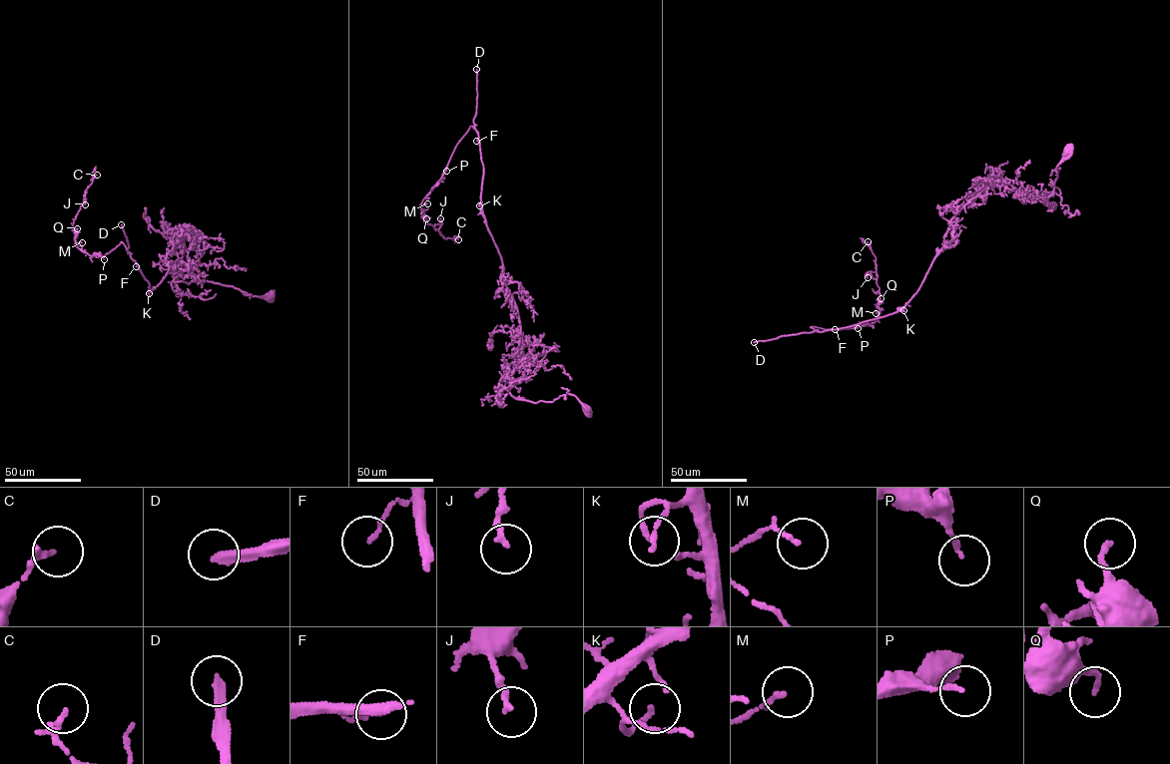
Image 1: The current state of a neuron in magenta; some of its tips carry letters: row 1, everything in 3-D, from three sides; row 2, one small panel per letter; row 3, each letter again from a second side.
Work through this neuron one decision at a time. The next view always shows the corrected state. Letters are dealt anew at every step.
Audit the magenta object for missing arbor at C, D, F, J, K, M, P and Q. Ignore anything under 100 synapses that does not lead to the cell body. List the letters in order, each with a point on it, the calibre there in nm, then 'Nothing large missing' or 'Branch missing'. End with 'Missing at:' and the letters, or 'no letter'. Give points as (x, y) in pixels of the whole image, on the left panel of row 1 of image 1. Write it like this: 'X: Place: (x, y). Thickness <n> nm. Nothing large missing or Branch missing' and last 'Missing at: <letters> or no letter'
C: Place: (97, 175). Thickness 170 nm. Nothing large missing
D: Place: (121, 224). Thickness 300 nm. Branch missing
F: Place: (136, 266). Thickness 120 nm. Nothing large missing
J: Place: (85, 204). Thickness 160 nm. Nothing large missing
K: Place: (149, 293). Thickness 120 nm. Nothing large missing
M: Place: (82, 242). Thickness 130 nm. Nothing large missing
P: Place: (104, 259). Thickness 130 nm. Nothing large missing
Q: Place: (77, 228). Thickness 130 nm. Nothing large missing
Missing at: D

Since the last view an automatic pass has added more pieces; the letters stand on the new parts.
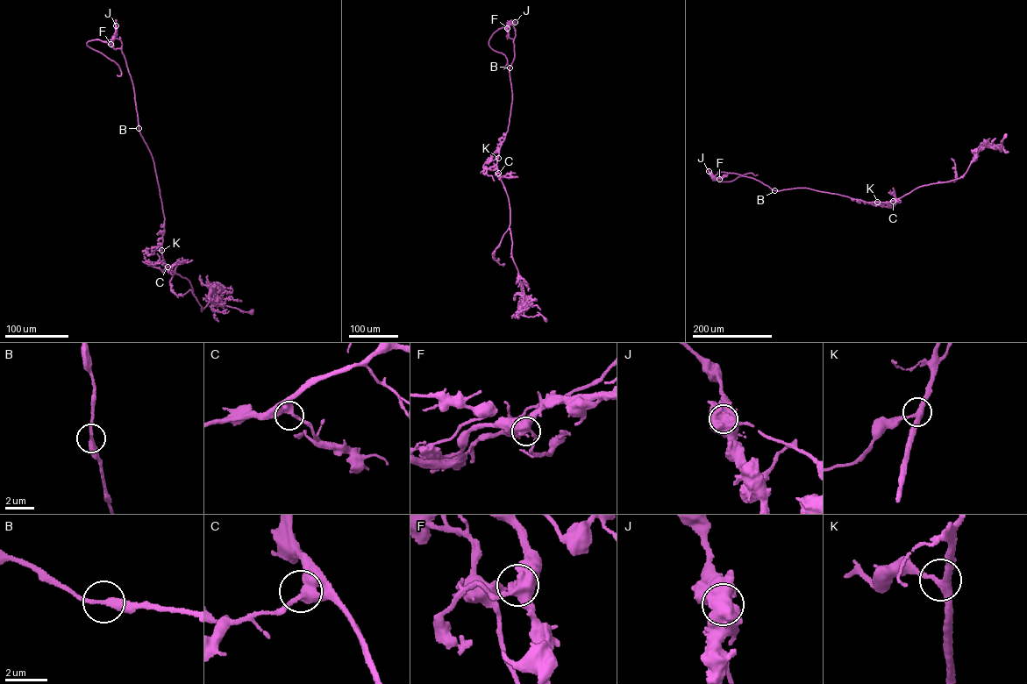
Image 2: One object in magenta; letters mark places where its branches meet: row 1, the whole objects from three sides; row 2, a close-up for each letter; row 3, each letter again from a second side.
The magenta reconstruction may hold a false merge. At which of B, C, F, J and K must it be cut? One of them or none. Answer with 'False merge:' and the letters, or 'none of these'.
False merge: J

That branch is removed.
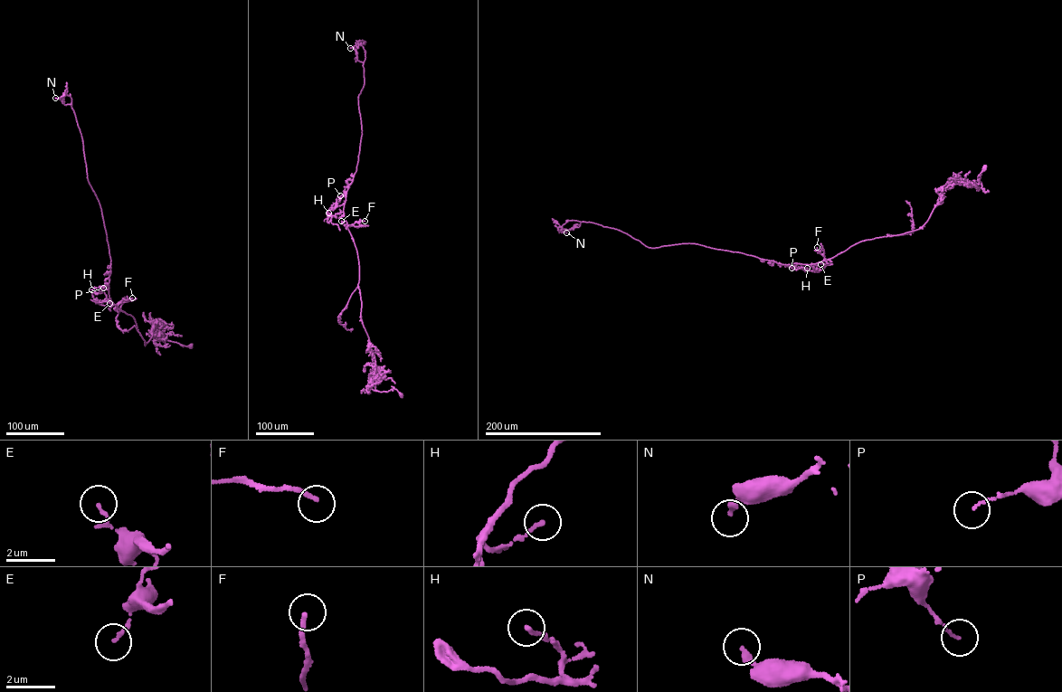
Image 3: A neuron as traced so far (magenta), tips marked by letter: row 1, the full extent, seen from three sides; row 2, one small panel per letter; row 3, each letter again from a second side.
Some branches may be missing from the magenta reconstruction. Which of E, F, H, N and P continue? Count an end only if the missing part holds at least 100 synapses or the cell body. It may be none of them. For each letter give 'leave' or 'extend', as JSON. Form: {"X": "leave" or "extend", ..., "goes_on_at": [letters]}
{"E": "leave", "F": "leave", "H": "leave", "N": "leave", "P": "leave", "goes_on_at": []}

